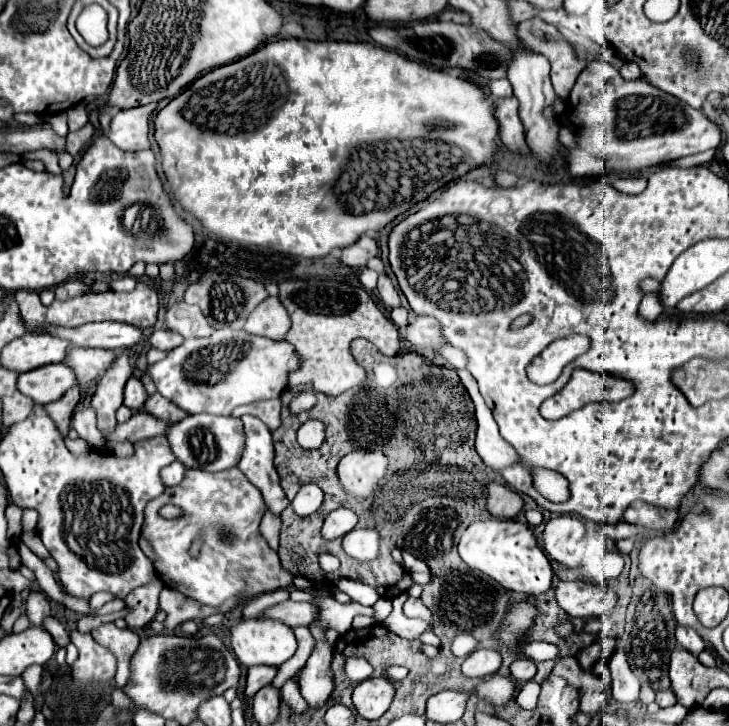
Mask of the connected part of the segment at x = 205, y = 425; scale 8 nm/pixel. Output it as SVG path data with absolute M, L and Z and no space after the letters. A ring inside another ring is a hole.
M193 414L177 422L173 428L169 428L167 438L177 460L181 460L187 468L199 468L199 470L209 470L209 472L237 466L245 448L243 424L239 418L233 418L233 416Z

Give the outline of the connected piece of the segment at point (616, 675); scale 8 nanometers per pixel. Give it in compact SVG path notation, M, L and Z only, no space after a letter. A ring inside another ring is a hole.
M617 646L611 656L607 656L607 664L613 676L613 698L617 702L635 702L637 700L637 678L631 672L623 650Z

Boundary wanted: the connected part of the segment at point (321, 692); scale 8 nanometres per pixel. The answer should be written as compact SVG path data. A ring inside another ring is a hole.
M317 626L311 628L313 636L317 638L317 646L307 660L307 666L301 674L301 696L309 704L309 708L321 708L327 704L335 690L335 680L333 680L333 648L323 642L325 632L321 632Z

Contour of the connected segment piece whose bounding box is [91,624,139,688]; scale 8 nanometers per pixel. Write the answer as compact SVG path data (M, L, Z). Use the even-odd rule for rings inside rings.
M103 624L103 626L95 628L91 634L101 646L109 648L113 652L113 656L117 658L115 682L117 682L117 686L123 688L129 680L129 660L137 650L139 636L133 630L129 630L129 628L121 630L115 624Z

